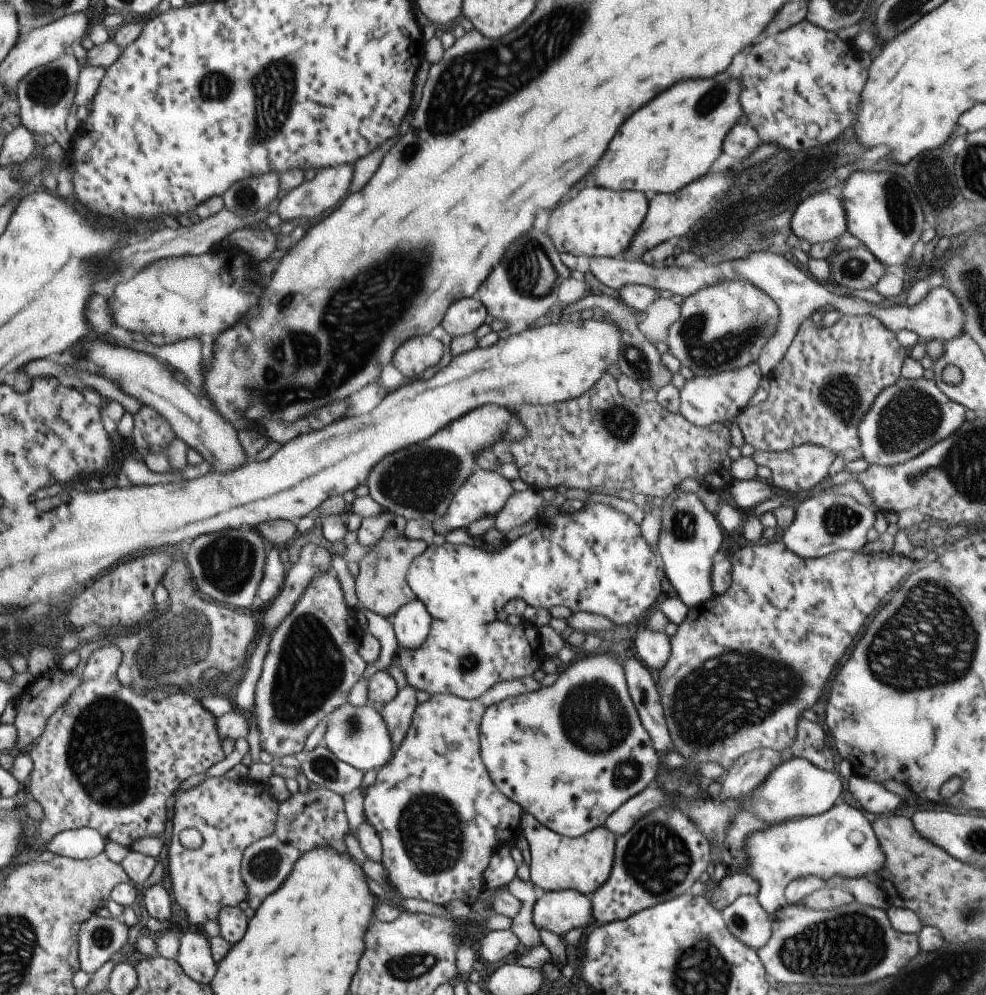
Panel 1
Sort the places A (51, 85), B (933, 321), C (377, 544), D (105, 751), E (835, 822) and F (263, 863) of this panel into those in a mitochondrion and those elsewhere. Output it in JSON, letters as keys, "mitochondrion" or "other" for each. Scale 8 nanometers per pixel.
{"A":"mitochondrion","B":"other","C":"other","D":"mitochondrion","E":"other","F":"mitochondrion"}

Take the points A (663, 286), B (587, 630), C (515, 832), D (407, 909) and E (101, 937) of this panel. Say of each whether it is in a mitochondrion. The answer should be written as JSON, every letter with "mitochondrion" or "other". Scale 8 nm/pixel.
{"A":"other","B":"other","C":"other","D":"other","E":"mitochondrion"}

